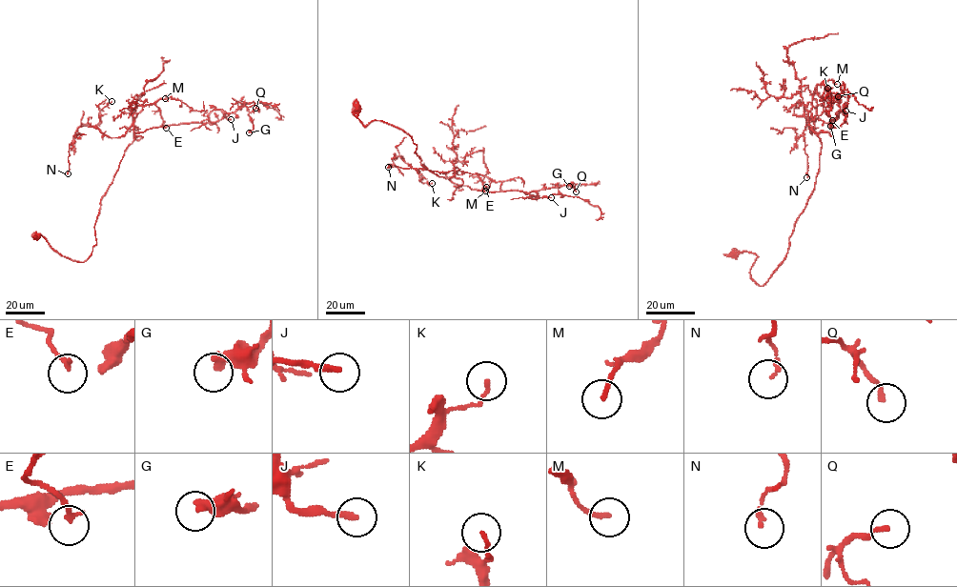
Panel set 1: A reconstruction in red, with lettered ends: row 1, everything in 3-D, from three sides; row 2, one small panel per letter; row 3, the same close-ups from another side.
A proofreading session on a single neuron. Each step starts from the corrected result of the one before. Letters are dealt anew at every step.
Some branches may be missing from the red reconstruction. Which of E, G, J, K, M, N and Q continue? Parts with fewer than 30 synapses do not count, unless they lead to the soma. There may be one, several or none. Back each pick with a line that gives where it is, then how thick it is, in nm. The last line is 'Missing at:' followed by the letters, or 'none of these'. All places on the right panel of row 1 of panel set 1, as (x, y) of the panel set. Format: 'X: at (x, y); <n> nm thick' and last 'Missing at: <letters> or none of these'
J: at (845, 111); 240 nm thick
Missing at: J

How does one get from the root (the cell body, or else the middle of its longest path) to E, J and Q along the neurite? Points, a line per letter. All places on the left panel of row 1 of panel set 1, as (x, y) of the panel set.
E: (36, 236), (84, 262), (96, 244), (101, 199), (134, 140), (136, 115), (154, 103), (166, 128)
J: (36, 236), (84, 262), (96, 244), (102, 196), (127, 147), (143, 137), (134, 133), (231, 119)
Q: (36, 236), (84, 262), (134, 133), (255, 108)

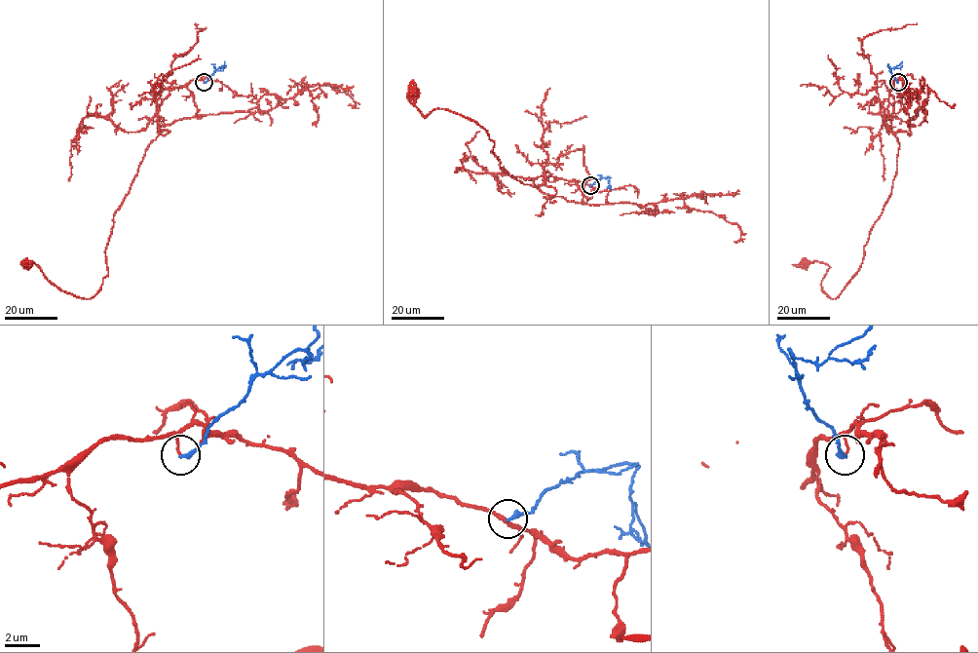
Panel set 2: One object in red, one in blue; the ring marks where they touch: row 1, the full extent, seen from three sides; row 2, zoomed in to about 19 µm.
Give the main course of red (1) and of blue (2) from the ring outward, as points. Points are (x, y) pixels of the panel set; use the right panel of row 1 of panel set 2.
1: (897, 82), (885, 110), (899, 144), (895, 175), (858, 271), (833, 299), (821, 281), (829, 267), (805, 264)
2: (897, 82), (889, 66), (894, 67), (902, 61)

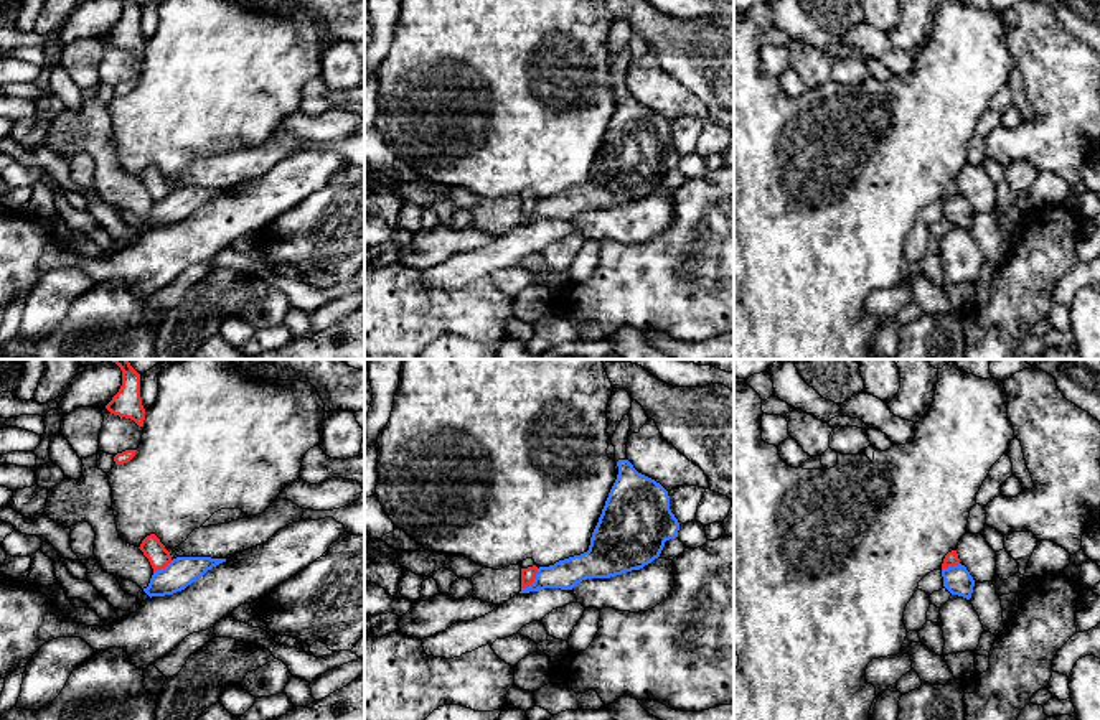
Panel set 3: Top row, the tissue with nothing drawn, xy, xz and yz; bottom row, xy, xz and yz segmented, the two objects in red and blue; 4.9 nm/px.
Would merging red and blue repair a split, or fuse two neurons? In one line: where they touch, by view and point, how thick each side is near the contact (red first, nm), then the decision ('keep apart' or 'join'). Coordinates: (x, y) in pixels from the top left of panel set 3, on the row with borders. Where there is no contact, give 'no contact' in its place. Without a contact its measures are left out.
meets red in xz at (533, 580); 70 nm thick on the red side, 150 nm on the other; keep apart

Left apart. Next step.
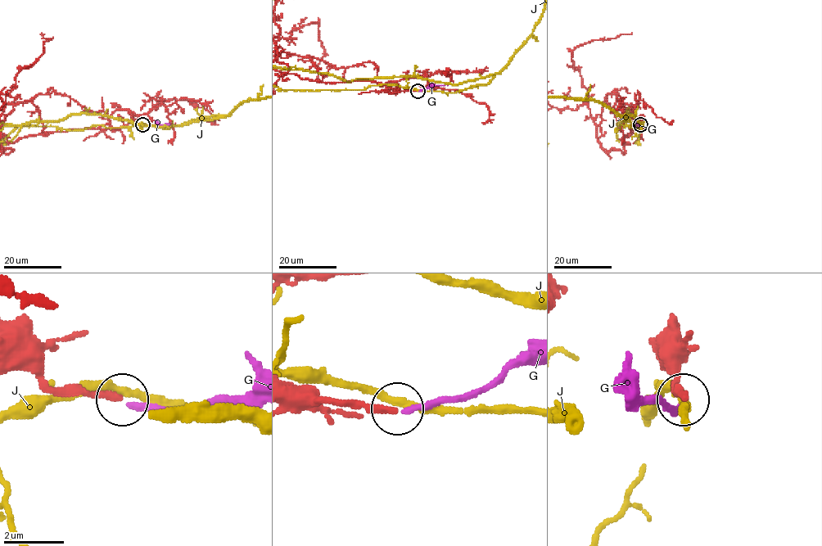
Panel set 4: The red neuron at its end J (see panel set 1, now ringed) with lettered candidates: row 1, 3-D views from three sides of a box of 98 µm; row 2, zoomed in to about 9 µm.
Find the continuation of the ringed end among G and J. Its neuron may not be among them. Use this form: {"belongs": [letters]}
{"belongs": []}

